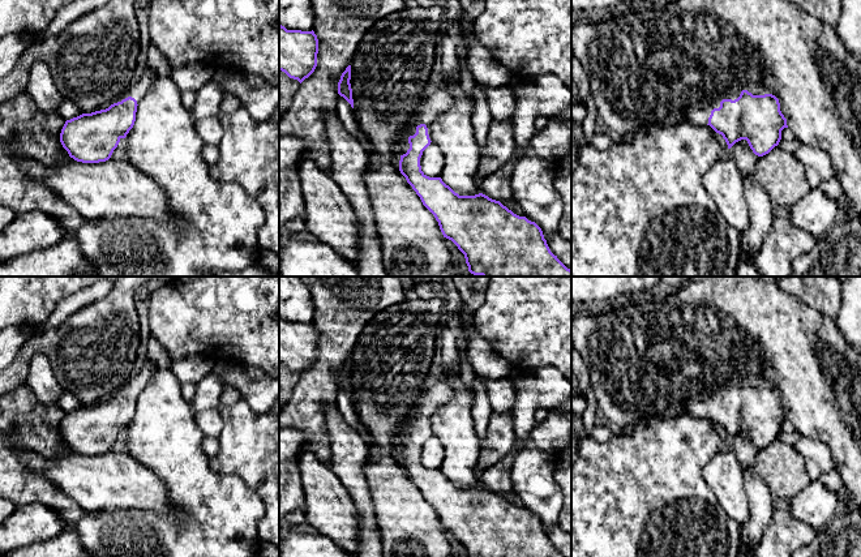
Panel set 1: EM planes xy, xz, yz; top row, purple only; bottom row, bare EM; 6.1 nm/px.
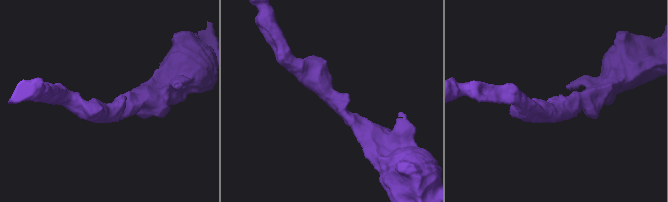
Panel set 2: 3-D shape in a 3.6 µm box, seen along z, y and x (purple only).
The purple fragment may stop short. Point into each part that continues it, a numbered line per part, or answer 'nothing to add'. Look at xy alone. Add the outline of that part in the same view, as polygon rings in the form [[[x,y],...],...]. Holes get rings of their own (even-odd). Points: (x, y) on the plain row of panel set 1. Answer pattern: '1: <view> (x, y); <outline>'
1: xy (137, 382); [[[149,364],[144,365],[137,376],[130,376],[130,378],[121,387],[119,387],[116,391],[113,391],[112,394],[110,394],[107,398],[104,398],[100,402],[106,402],[111,397],[121,394],[123,391],[128,389],[134,390],[138,397],[155,370],[157,370],[157,367],[154,365],[149,365]]]

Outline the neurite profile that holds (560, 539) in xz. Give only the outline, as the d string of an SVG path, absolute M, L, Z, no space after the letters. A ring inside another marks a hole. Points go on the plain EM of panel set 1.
M552 526L547 536L551 544L564 556L571 557L571 535L565 532L560 526Z

